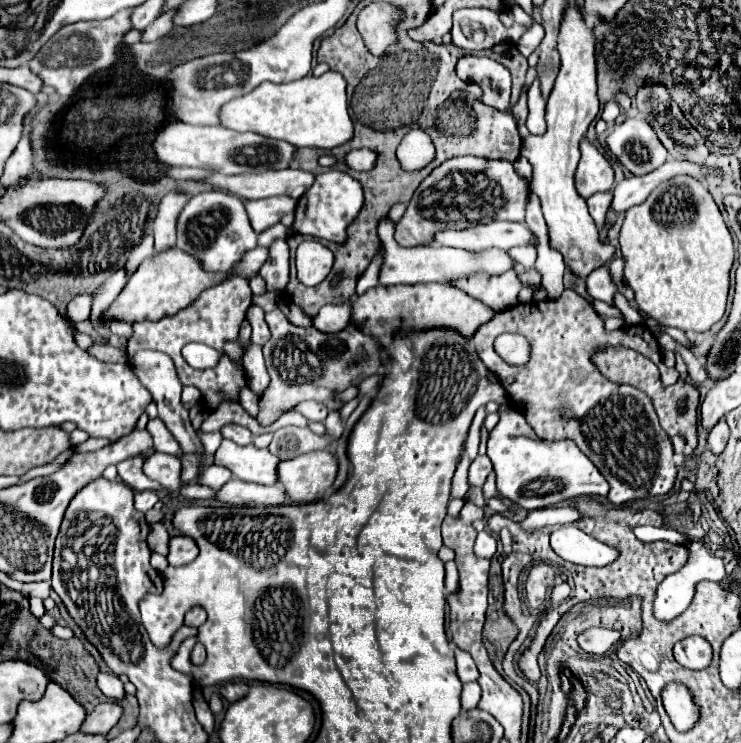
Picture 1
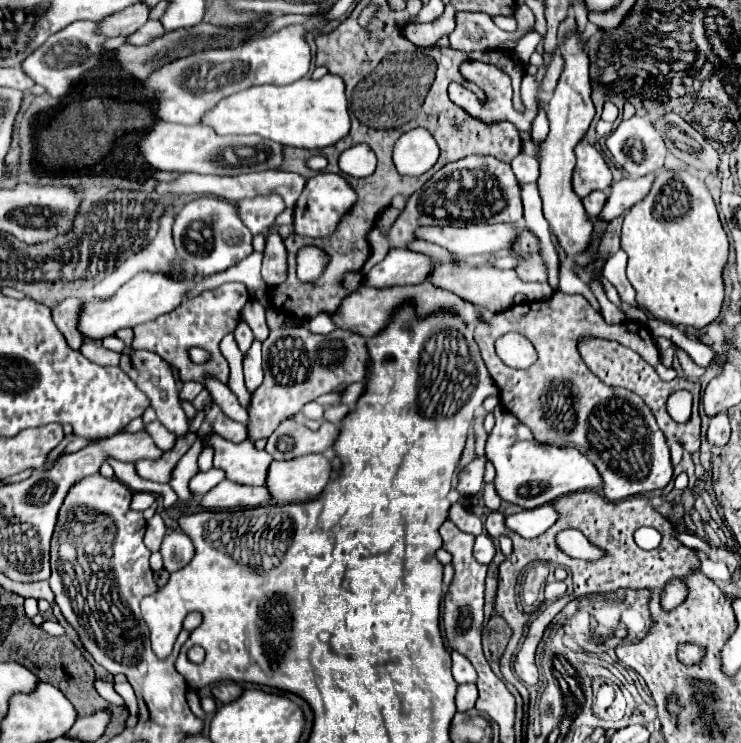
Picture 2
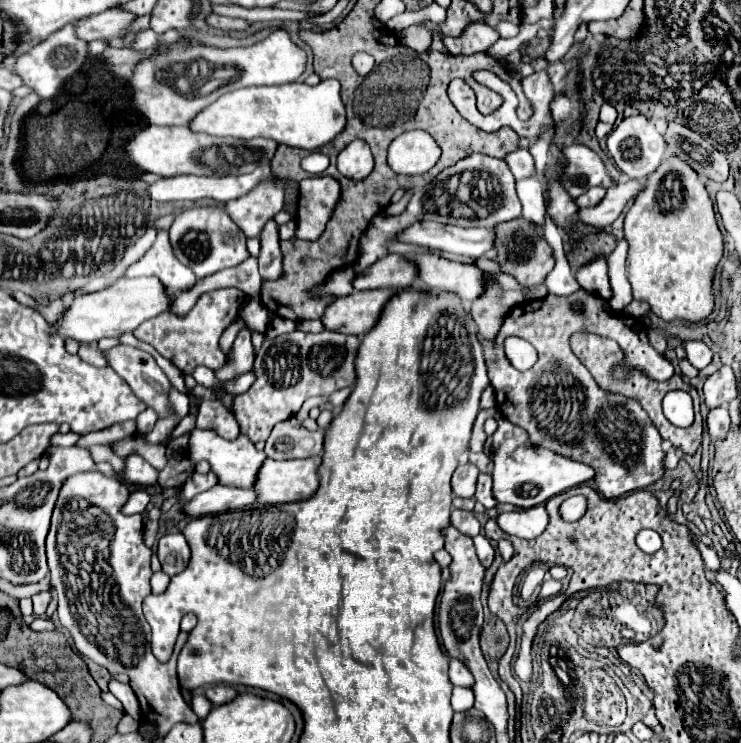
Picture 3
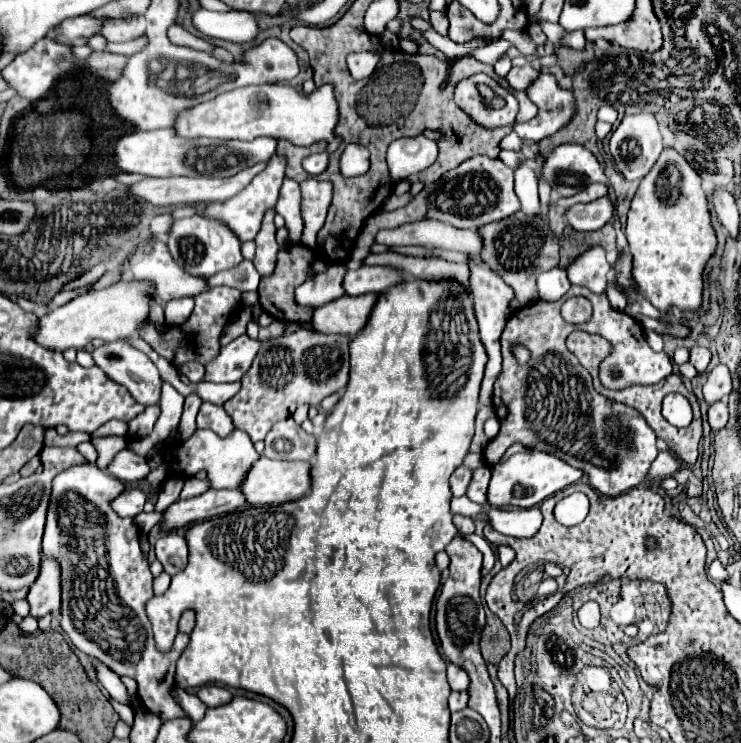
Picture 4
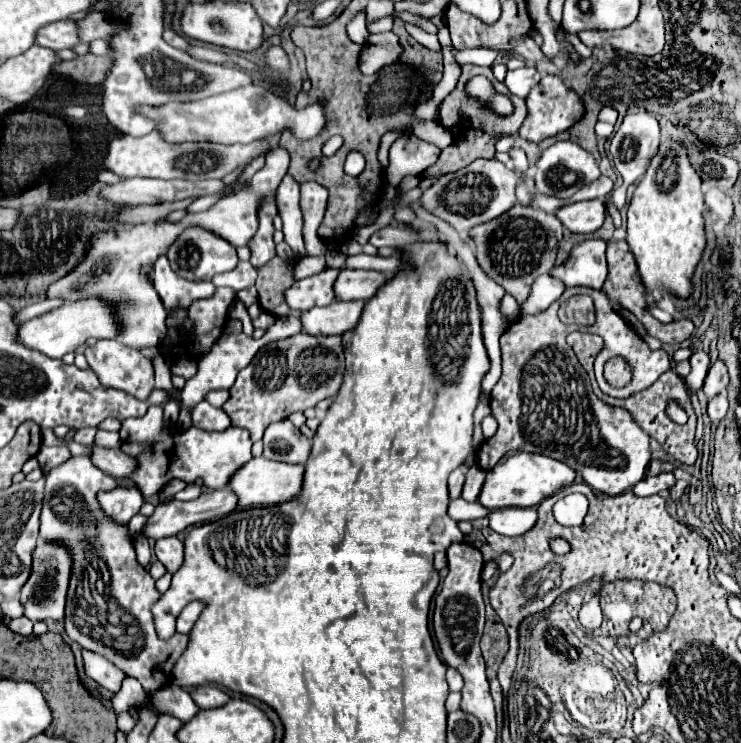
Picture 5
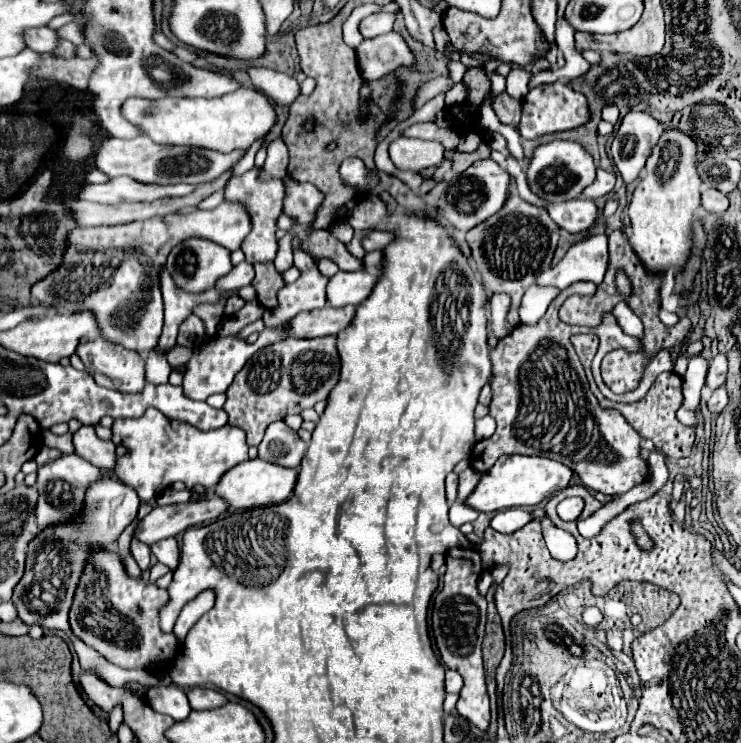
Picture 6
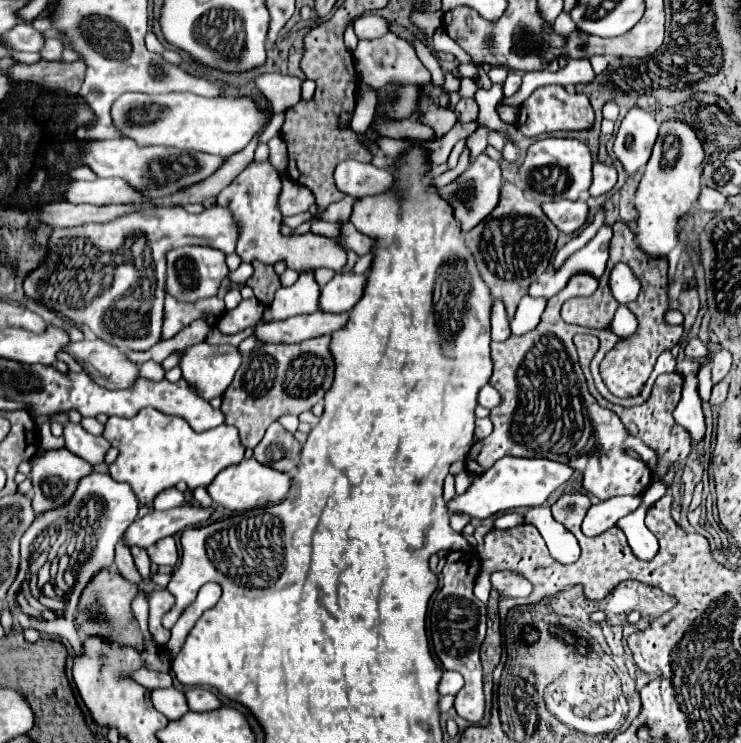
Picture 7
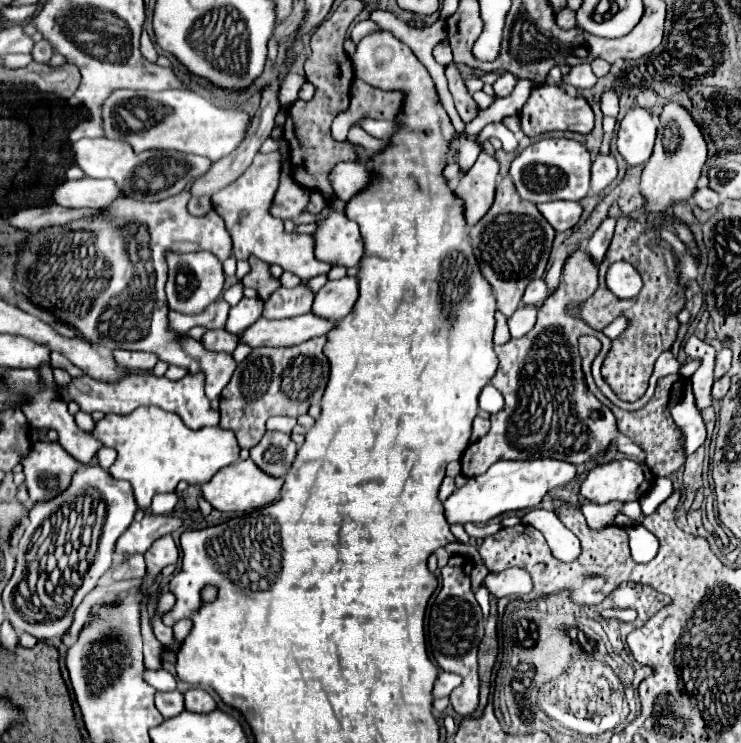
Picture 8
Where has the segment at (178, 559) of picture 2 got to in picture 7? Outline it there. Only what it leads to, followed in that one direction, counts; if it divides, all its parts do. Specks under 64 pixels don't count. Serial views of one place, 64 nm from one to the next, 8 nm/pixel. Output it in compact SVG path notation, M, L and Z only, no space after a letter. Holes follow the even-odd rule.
M168 536L168 538L162 538L156 544L152 544L148 548L148 556L150 556L150 562L154 566L164 566L164 564L176 566L176 562L178 562L178 548L176 548L174 538Z

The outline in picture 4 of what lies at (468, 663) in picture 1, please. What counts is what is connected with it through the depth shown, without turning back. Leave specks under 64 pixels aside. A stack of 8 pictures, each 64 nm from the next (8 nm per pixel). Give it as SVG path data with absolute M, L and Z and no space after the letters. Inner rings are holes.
M448 664L448 684L452 690L466 690L468 682L468 674L460 666Z

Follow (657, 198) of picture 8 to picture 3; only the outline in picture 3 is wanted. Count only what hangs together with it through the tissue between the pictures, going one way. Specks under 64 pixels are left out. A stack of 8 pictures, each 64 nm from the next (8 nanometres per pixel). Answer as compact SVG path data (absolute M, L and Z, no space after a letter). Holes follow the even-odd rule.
M678 156L664 158L662 164L648 176L642 192L636 196L624 220L624 236L628 240L628 280L636 300L652 306L652 312L662 320L704 320L714 306L712 274L722 258L722 234L716 226L712 200L700 182L698 174Z

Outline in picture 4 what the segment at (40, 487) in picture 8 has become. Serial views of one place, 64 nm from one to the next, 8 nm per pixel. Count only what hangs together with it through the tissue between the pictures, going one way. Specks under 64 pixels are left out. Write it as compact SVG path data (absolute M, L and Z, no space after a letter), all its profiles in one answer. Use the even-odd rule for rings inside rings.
M84 462L74 464L72 468L62 470L52 480L52 496L50 506L46 514L46 528L42 538L42 550L56 558L62 566L62 630L68 634L70 642L82 650L84 654L104 662L108 668L118 672L120 676L130 676L138 682L138 696L152 714L158 714L162 720L184 716L180 712L180 706L168 696L168 692L174 688L174 666L180 658L182 650L188 646L190 636L178 632L172 648L168 652L158 650L154 636L152 636L152 624L146 614L146 602L154 596L152 592L152 580L148 568L148 558L142 554L138 546L138 528L132 524L132 518L120 518L116 512L112 512L108 500L112 496L118 496L118 492L124 490L124 482L116 480L114 476L108 476L104 470L100 470L96 464ZM106 564L110 578L114 582L112 590L106 590Z

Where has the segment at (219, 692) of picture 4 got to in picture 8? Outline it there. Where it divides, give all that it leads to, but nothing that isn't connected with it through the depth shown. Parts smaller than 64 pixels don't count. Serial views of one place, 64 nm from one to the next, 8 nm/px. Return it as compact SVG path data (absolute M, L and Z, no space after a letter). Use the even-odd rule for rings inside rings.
M190 688L186 694L184 694L184 700L186 700L186 710L188 712L198 712L198 714L208 714L216 708L216 702L214 698L206 692L206 690L200 690L200 688Z

